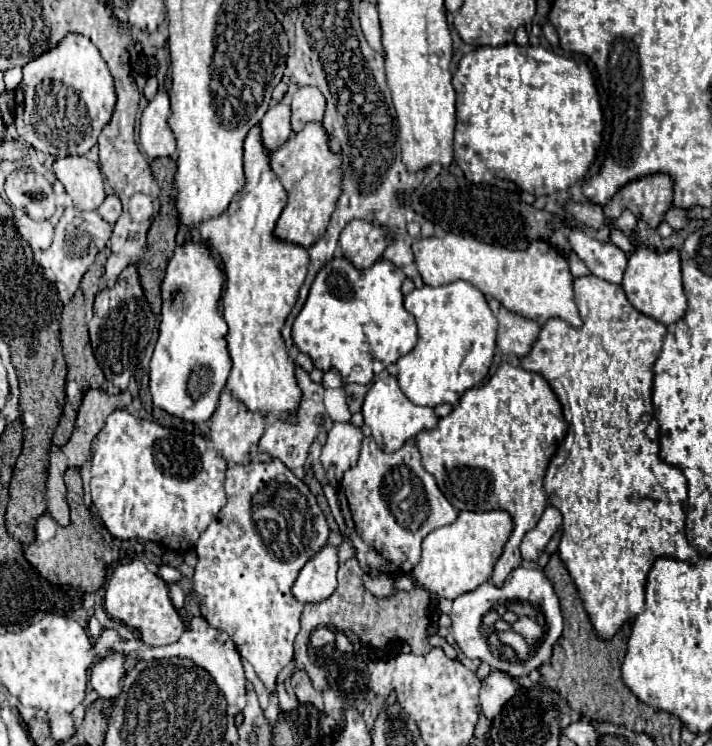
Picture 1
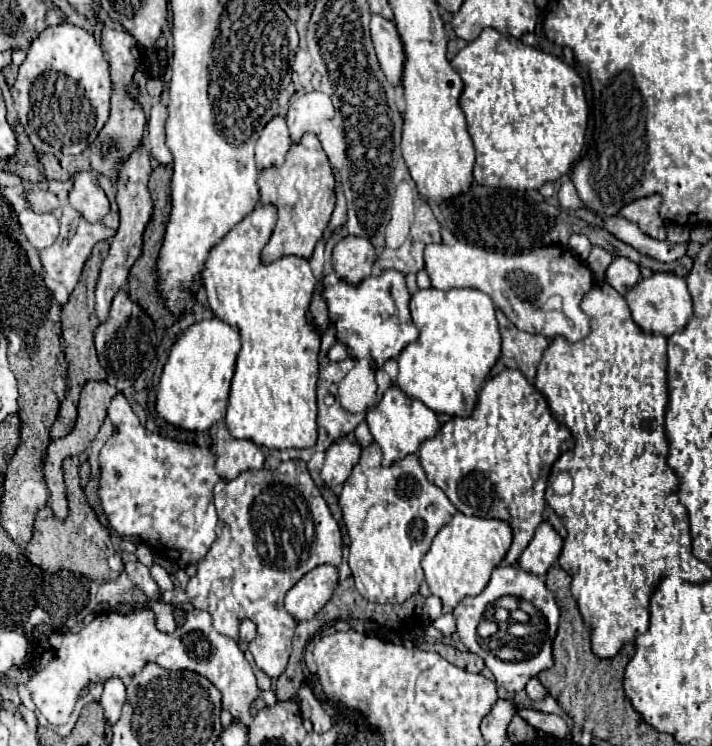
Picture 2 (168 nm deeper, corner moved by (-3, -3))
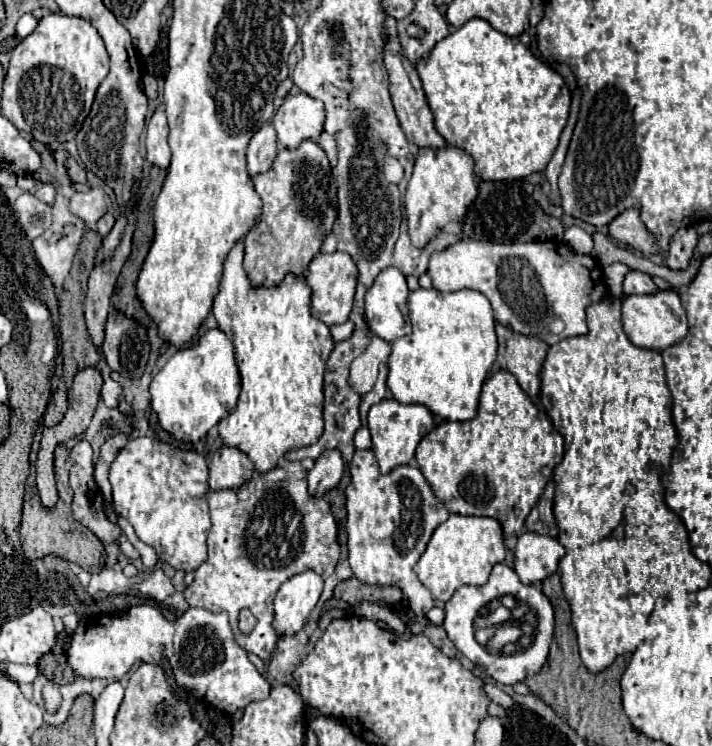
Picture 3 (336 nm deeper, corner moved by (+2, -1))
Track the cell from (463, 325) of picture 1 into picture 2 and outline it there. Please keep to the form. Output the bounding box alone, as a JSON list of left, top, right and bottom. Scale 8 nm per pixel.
[396,288,500,418]

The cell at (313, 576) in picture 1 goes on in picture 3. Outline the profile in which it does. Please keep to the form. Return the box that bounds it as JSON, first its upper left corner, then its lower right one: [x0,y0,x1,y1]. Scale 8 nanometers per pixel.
[275,572,323,634]

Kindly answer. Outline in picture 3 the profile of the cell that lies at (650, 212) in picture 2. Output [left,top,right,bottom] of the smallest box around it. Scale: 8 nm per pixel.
[609,208,659,254]

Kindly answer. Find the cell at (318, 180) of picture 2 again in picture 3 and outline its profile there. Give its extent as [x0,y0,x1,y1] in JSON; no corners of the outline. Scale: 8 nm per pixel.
[245,140,337,286]

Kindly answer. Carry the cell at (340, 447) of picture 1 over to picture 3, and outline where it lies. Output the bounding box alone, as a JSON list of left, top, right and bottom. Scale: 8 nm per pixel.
[309,448,345,496]

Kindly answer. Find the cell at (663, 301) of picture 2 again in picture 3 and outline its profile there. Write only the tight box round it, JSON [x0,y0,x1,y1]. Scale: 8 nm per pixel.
[623,290,687,350]

